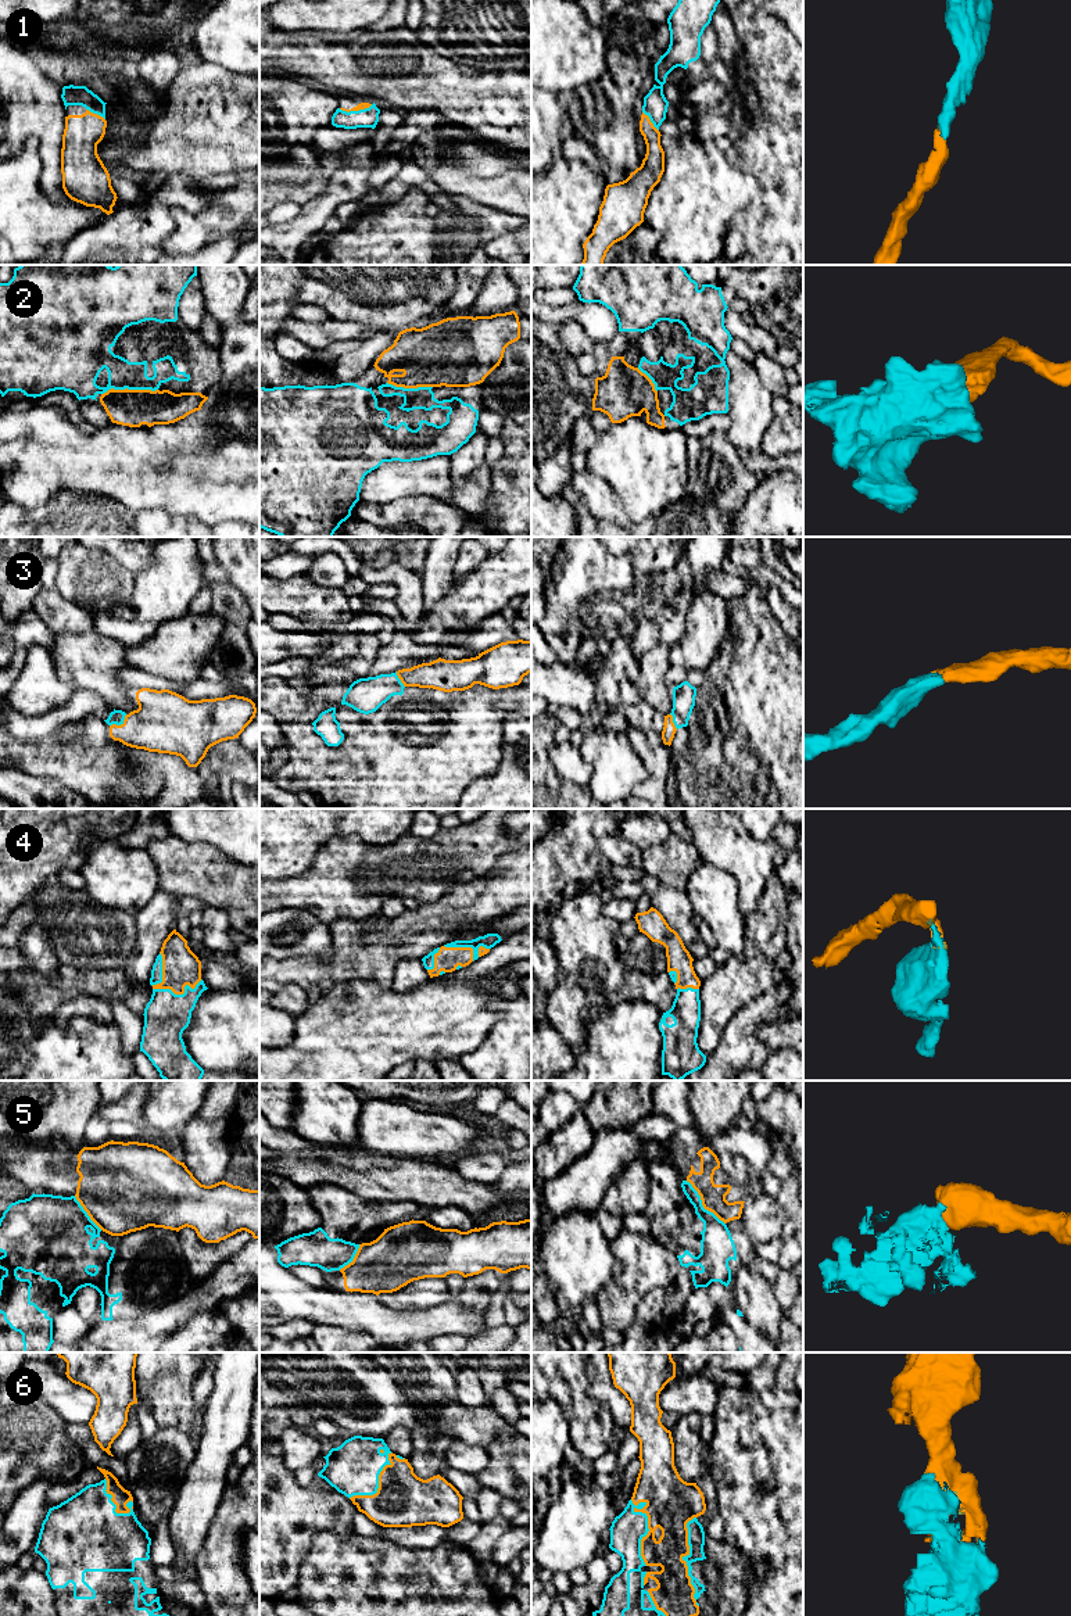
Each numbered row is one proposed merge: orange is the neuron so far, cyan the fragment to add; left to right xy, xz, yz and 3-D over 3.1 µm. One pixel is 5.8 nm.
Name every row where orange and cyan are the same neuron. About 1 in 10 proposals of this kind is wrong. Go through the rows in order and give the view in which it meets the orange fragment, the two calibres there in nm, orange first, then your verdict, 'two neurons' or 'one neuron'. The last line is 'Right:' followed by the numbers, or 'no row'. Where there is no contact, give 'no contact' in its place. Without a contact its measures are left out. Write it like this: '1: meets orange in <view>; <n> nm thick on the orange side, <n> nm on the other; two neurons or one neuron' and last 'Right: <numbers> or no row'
1: meets orange in xz; 50 nm thick on the orange side, 110 nm on the other; one neuron
2: meets orange in xy; 220 nm thick on the orange side, 160 nm on the other; one neuron
3: meets orange in xy; 340 nm thick on the orange side, 80 nm on the other; one neuron
4: meets orange in xy; 220 nm thick on the orange side, 260 nm on the other; one neuron
5: meets orange in yz; 140 nm thick on the orange side, 190 nm on the other; two neurons
6: meets orange in yz; 300 nm thick on the orange side, 200 nm on the other; one neuron
Right: 1, 2, 3, 4, 6

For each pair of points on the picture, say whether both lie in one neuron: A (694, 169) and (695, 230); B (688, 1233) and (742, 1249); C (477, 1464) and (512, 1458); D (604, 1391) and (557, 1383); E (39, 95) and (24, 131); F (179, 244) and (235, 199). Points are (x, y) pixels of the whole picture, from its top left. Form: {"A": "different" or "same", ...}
{"A": "same", "B": "same", "C": "different", "D": "different", "E": "same", "F": "same"}

